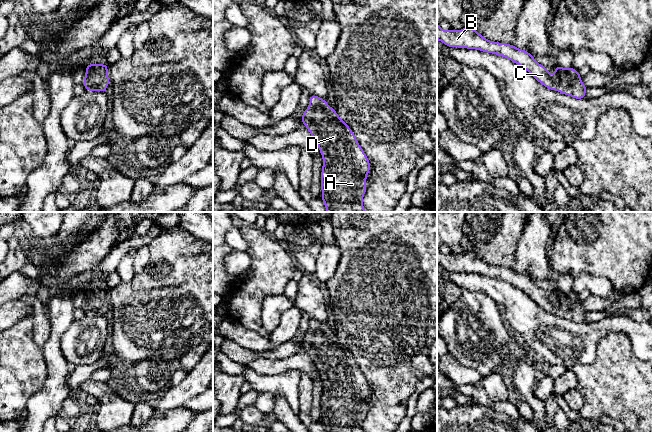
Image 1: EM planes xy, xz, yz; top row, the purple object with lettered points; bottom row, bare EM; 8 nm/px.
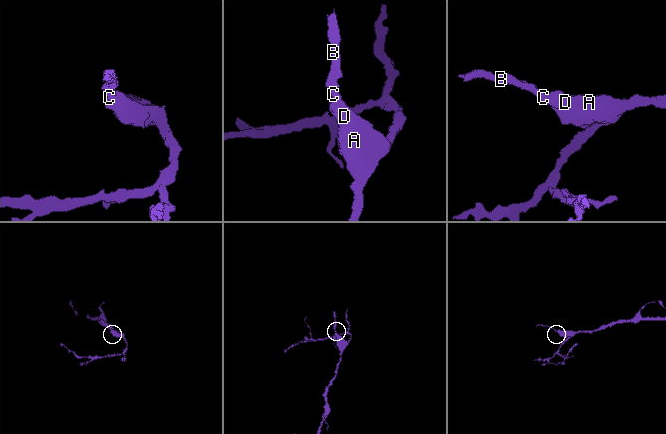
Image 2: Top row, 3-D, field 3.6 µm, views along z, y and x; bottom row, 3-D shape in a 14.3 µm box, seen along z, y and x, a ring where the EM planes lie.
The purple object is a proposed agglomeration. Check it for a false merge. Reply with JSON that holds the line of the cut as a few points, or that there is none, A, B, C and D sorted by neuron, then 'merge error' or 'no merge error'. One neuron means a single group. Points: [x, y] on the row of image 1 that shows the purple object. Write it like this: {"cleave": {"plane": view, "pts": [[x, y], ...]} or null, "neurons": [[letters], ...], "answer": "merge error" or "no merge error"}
{"cleave": null, "neurons": [["A", "B", "C", "D"]], "answer": "no merge error"}

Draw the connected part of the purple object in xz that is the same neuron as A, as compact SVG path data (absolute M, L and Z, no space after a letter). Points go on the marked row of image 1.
M310 95L302 123L323 157L321 199L327 212L366 212L362 199L371 165L353 131L334 108Z

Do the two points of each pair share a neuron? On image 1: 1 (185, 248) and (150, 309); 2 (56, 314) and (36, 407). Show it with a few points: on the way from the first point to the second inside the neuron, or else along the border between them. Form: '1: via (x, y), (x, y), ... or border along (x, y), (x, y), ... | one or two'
1: via (183, 263), (183, 276), (165, 294) | one
2: via (55, 337), (54, 384) | one

